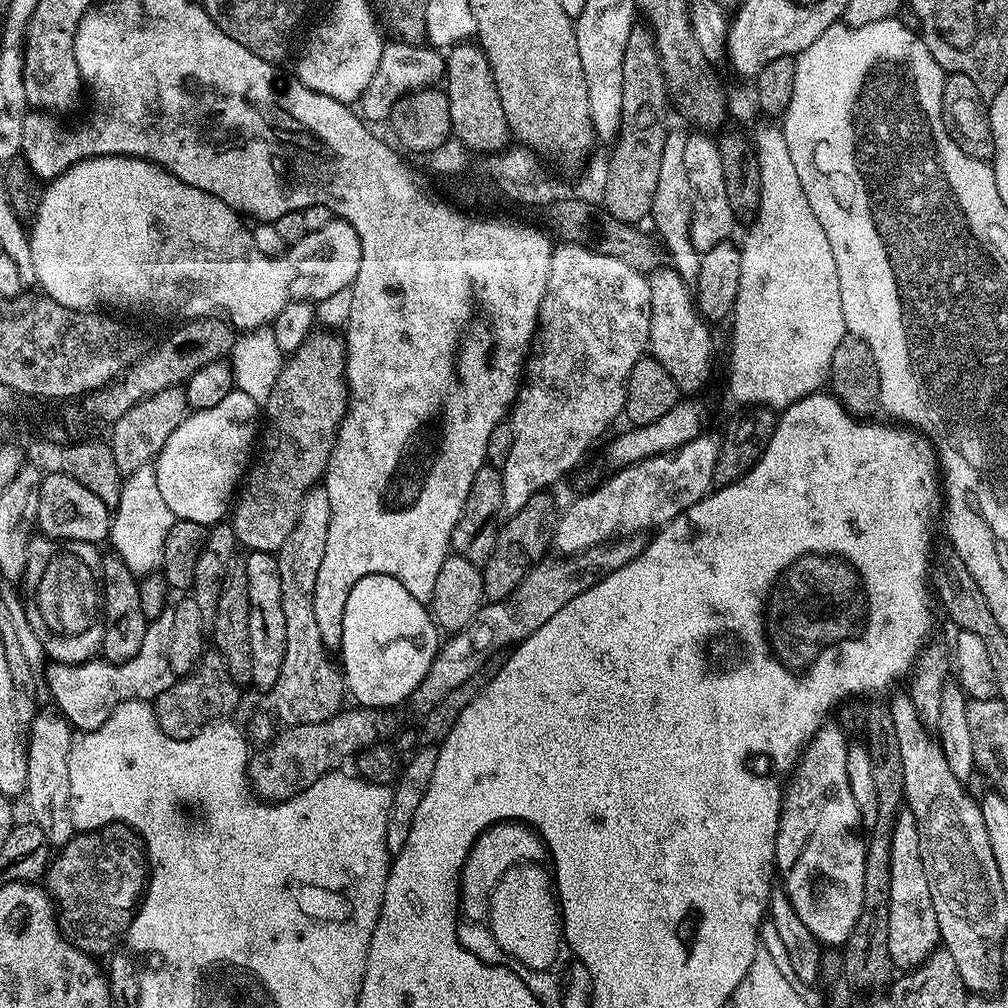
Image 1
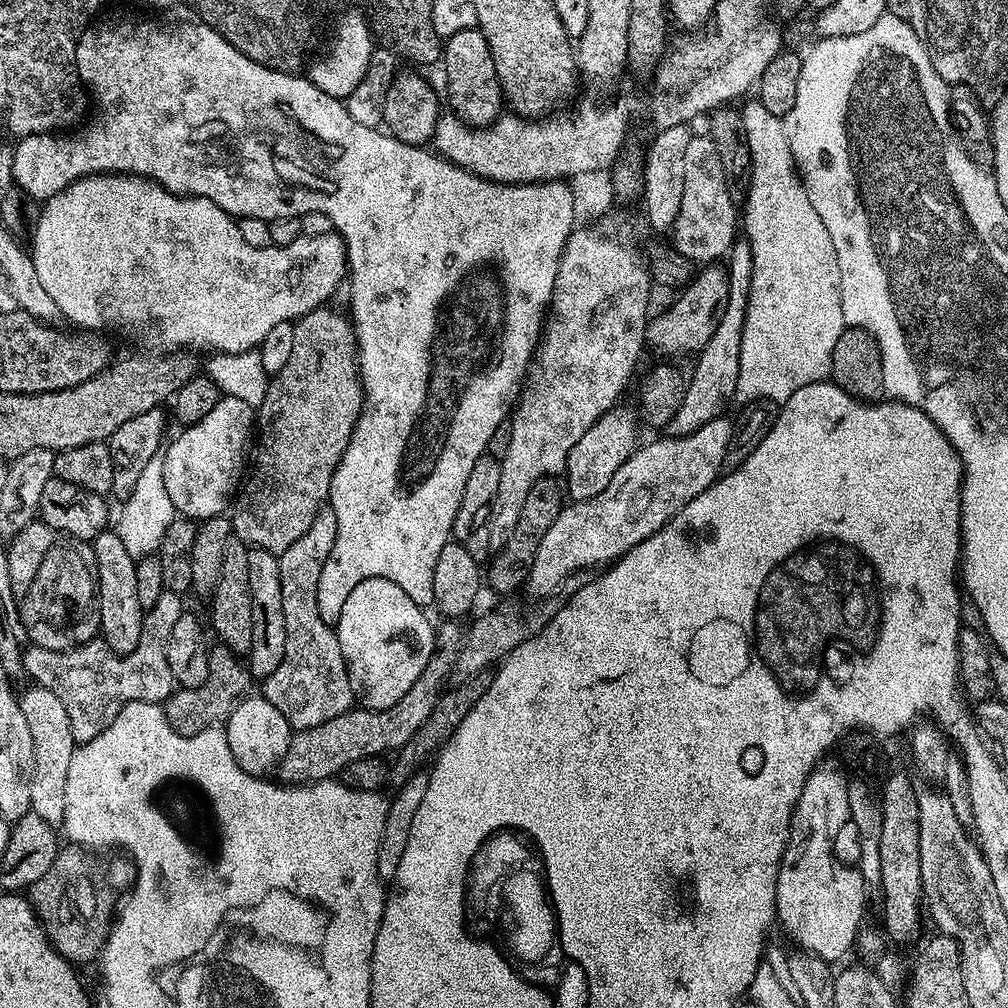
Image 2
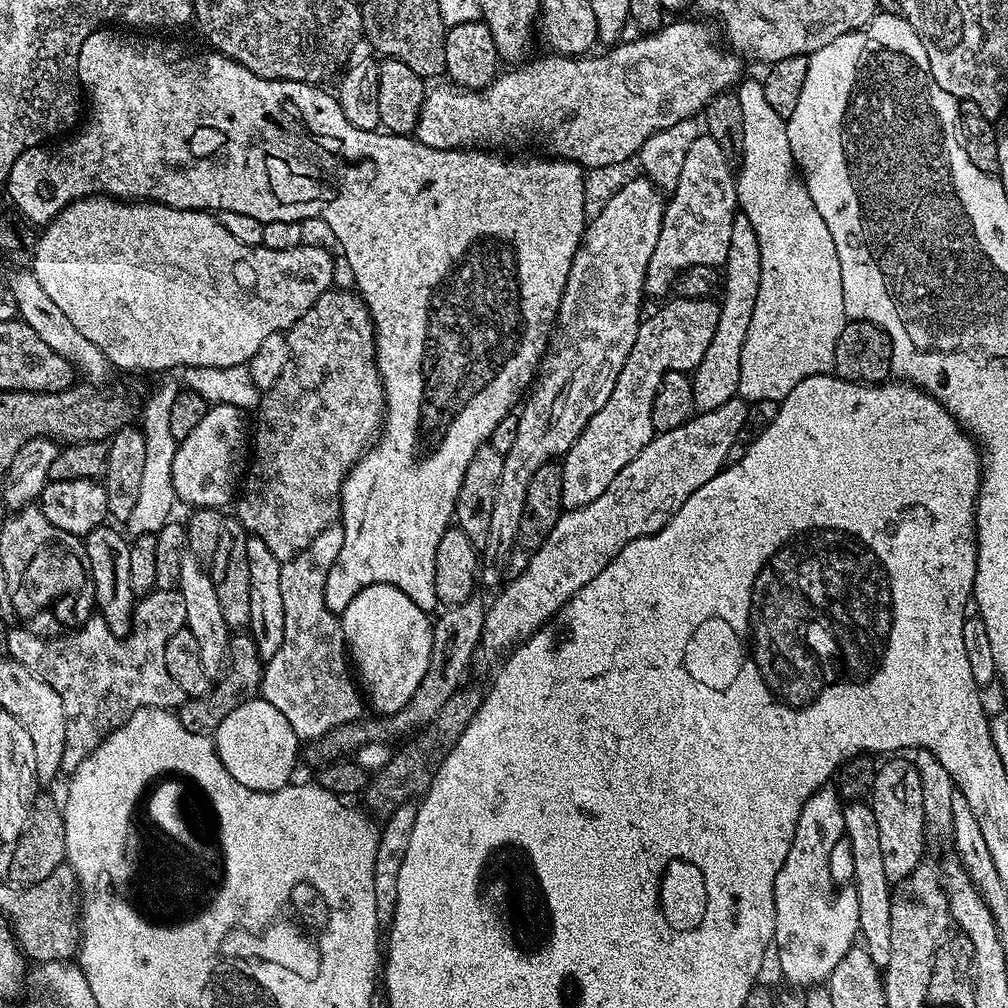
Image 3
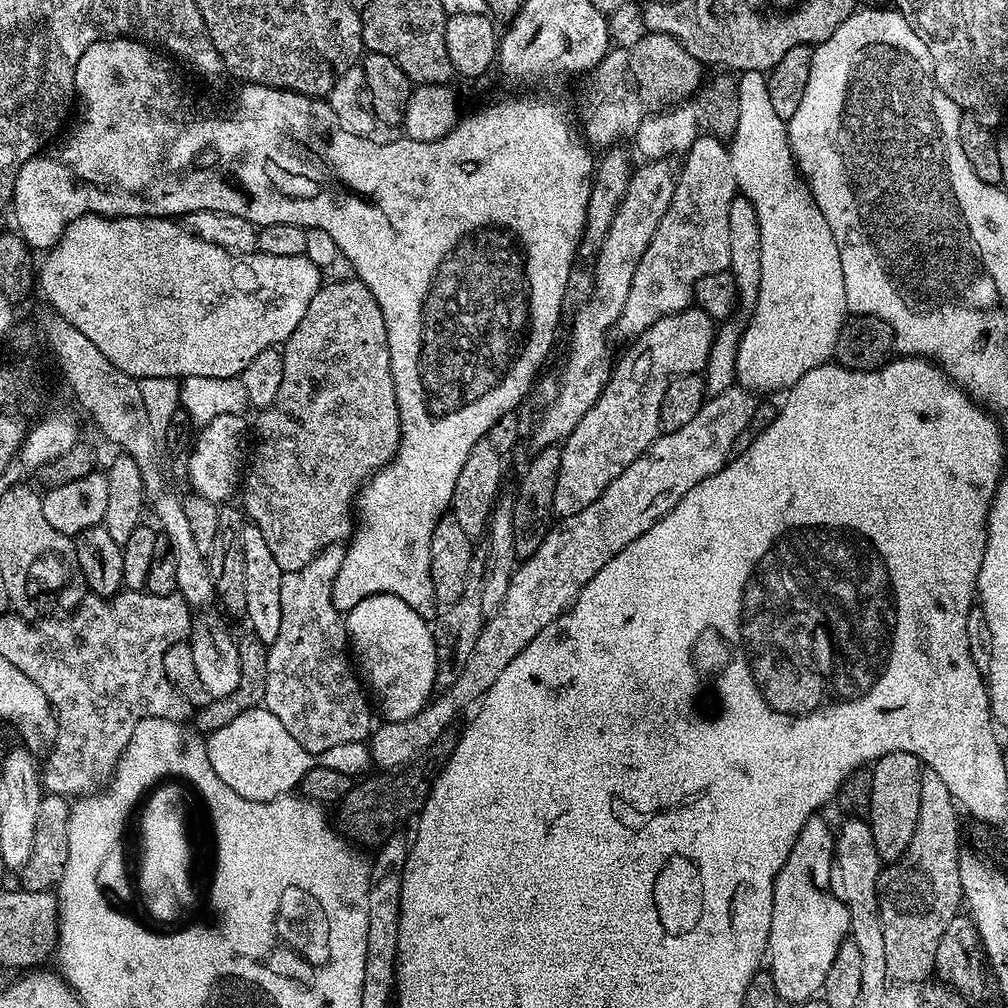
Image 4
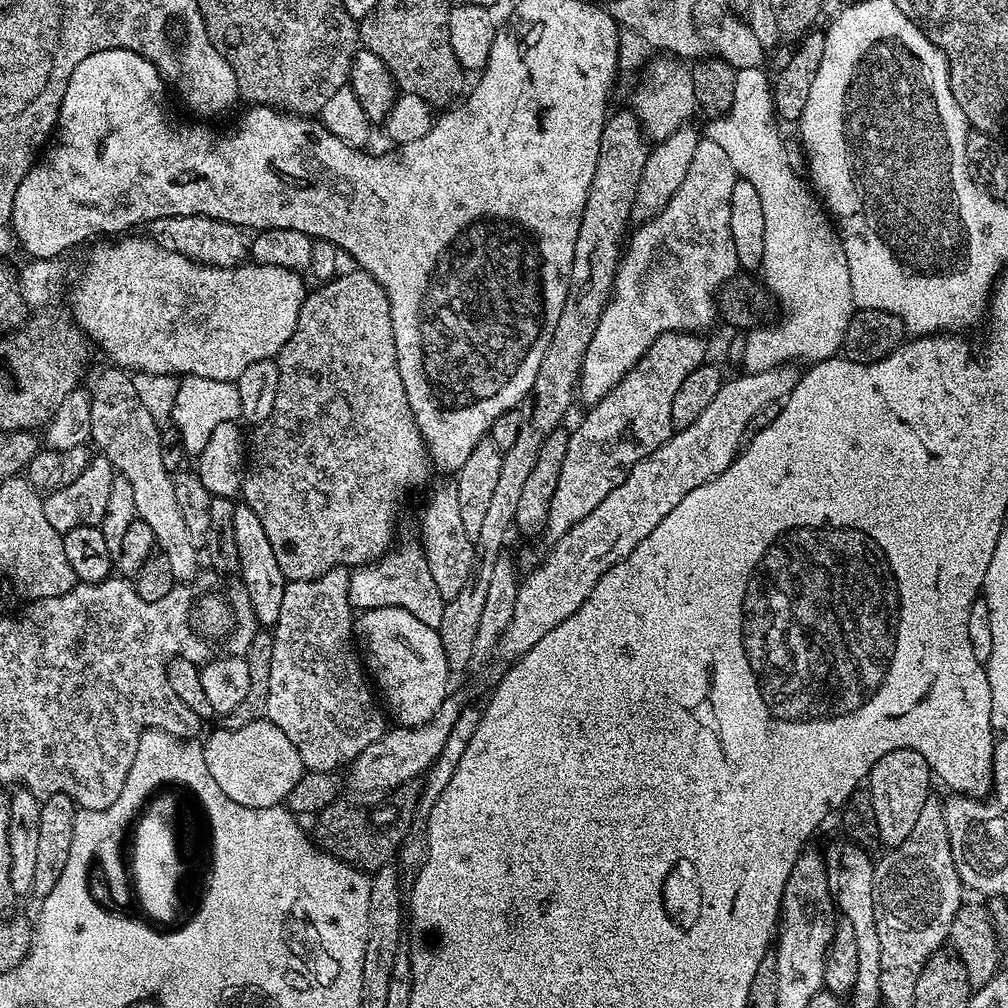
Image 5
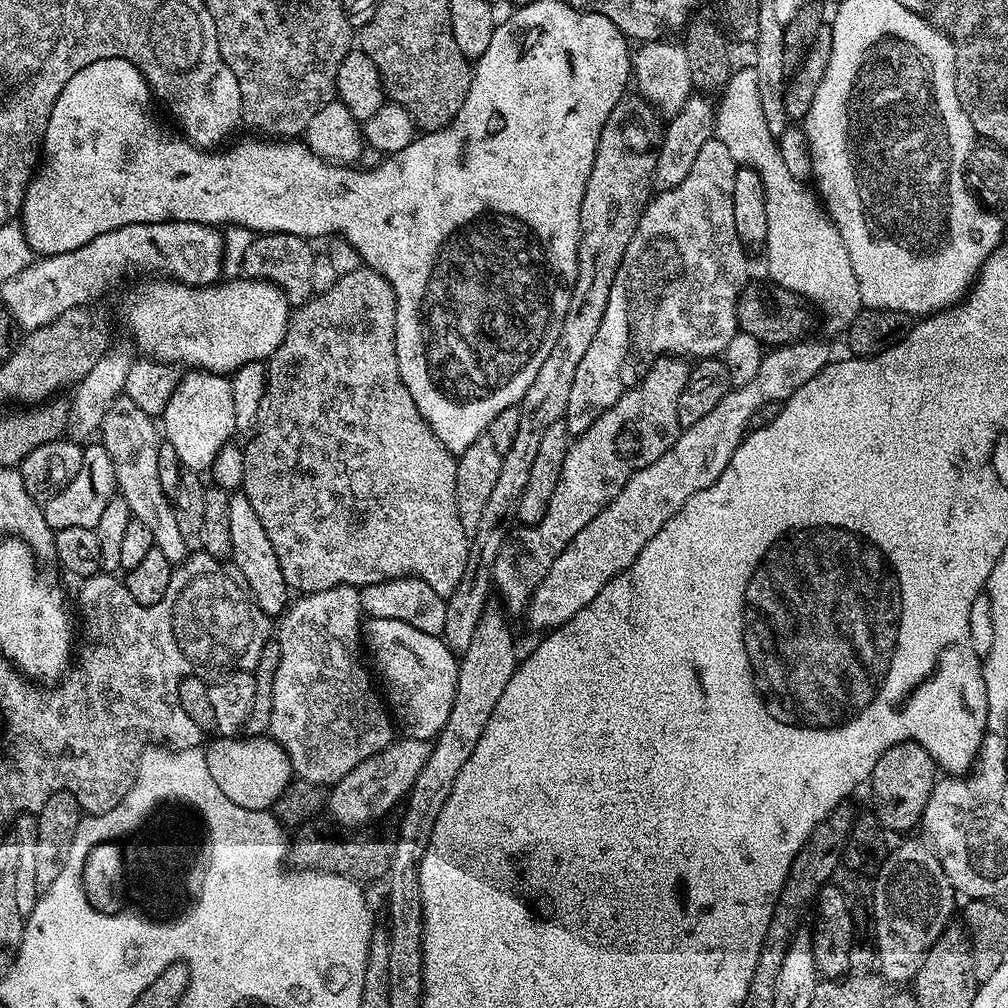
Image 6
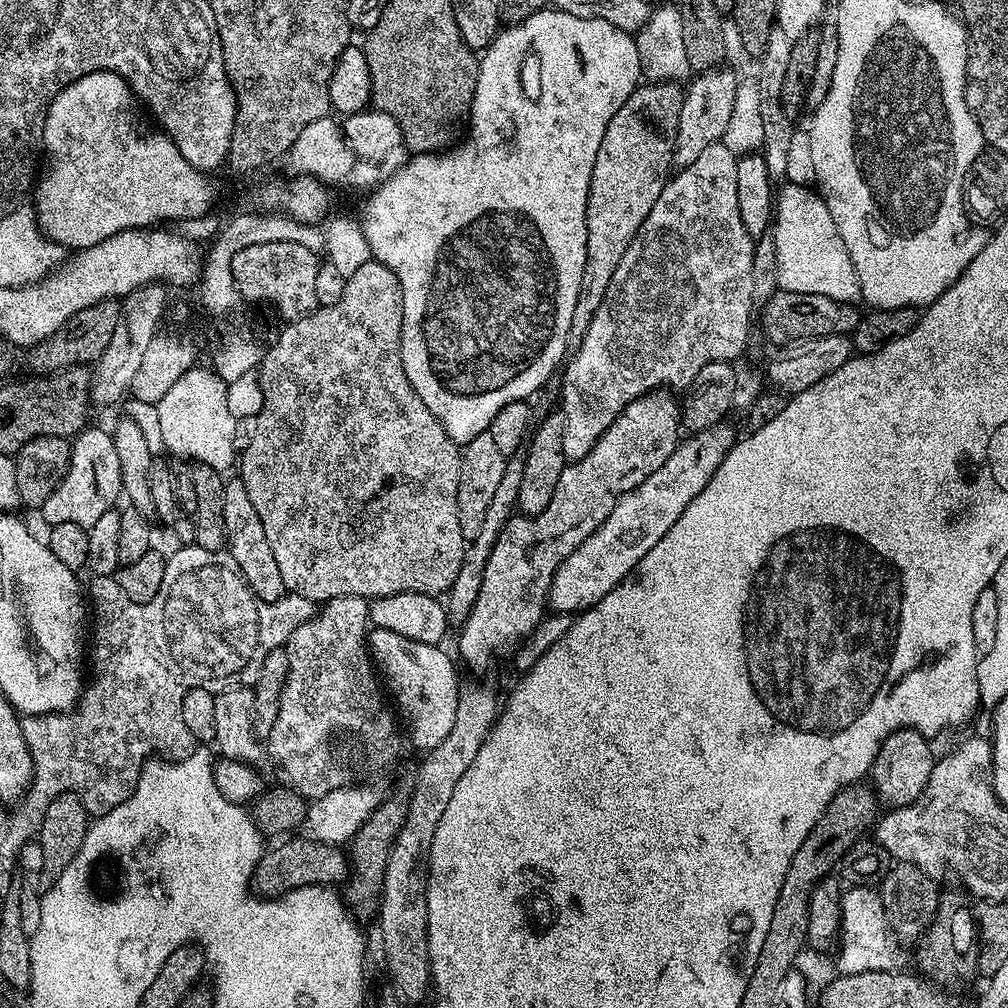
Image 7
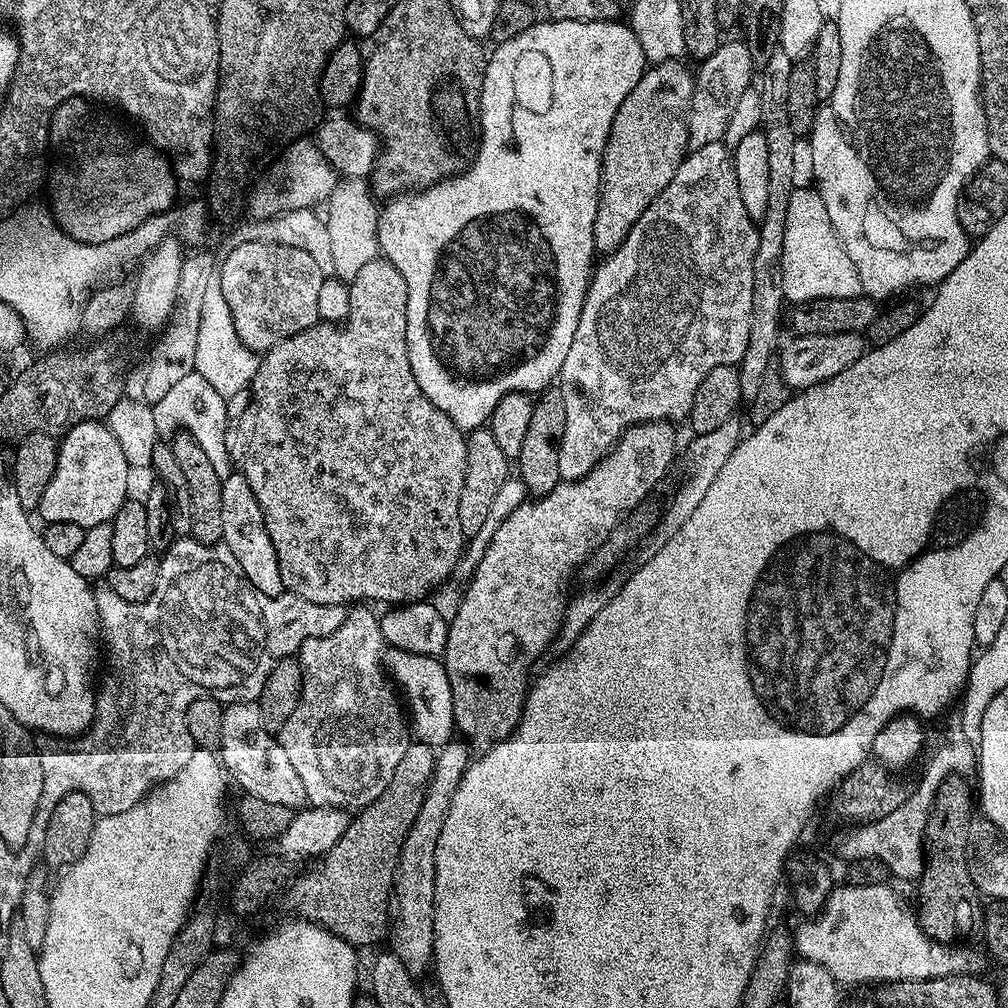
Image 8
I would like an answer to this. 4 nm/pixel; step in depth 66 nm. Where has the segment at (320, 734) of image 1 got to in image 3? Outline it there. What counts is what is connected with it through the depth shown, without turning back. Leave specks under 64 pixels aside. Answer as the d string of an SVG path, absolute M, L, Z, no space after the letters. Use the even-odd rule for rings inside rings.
M473 598L461 604L445 607L443 611L435 617L432 624L430 666L426 670L426 678L422 678L418 690L414 690L414 698L410 698L410 702L406 702L406 706L402 706L402 710L398 710L393 716L372 718L376 720L361 718L353 724L338 726L320 739L311 741L310 748L320 762L336 762L341 758L351 757L353 755L351 752L358 751L364 743L376 744L379 740L386 739L387 736L405 735L404 737L407 737L415 733L431 722L434 714L438 714L438 710L442 710L443 704L450 699L450 694L454 694L462 687L465 683L464 675L468 672L468 664L470 668L476 650L480 647L486 604L479 598Z

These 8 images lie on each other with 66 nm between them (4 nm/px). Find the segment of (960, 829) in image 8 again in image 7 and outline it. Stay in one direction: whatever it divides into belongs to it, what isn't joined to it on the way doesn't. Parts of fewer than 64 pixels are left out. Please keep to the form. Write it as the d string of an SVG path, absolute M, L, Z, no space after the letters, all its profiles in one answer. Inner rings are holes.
M946 890L940 892L940 902L937 906L937 912L934 914L928 926L923 930L922 943L924 942L924 949L920 952L921 969L919 968L919 971L927 979L941 986L956 986L952 984L958 983L959 980L968 980L972 975L975 977L978 972L976 966L976 947L978 944L976 918L973 909L969 907L969 897L963 891L960 892L946 892Z

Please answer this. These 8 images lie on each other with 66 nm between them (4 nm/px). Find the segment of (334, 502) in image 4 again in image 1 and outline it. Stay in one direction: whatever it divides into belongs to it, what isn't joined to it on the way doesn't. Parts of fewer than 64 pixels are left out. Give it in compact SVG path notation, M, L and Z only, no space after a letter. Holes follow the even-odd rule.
M313 330L296 352L283 361L269 400L262 406L258 455L230 508L230 523L237 545L245 544L248 552L275 554L280 551L298 522L306 494L324 479L340 423L347 413L344 341L335 331Z

